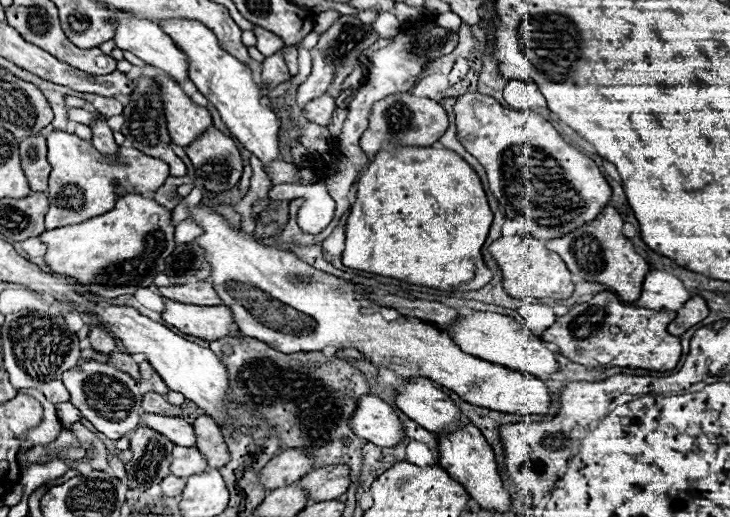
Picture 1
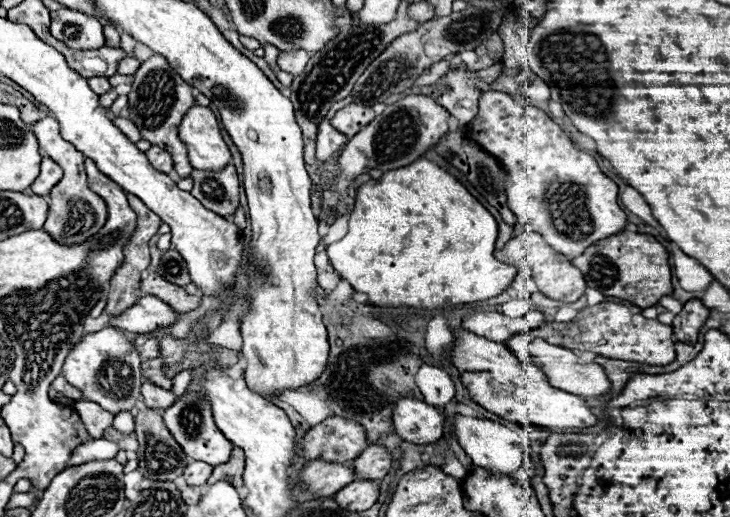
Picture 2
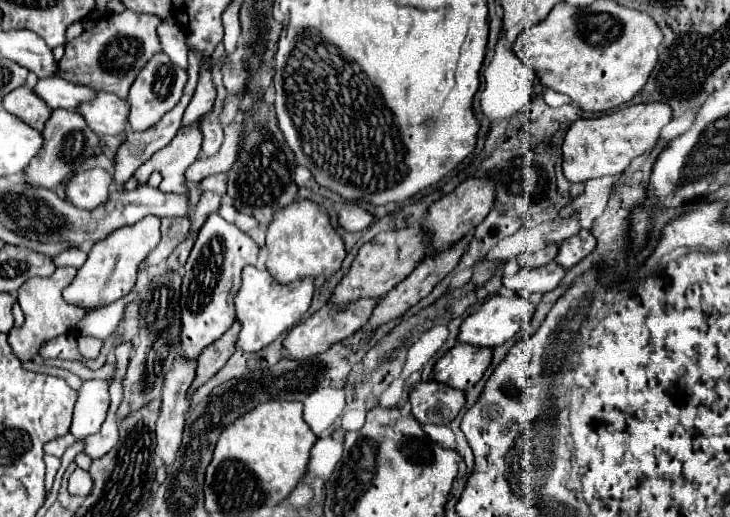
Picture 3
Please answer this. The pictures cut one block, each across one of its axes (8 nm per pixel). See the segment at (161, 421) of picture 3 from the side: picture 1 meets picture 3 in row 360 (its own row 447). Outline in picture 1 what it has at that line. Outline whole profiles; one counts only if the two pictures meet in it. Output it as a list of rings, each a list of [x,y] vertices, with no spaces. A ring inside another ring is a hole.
[[[174,446],[172,450],[172,464],[170,472],[178,478],[188,478],[192,474],[206,470],[206,460],[198,452],[198,448],[186,448],[186,446]]]

